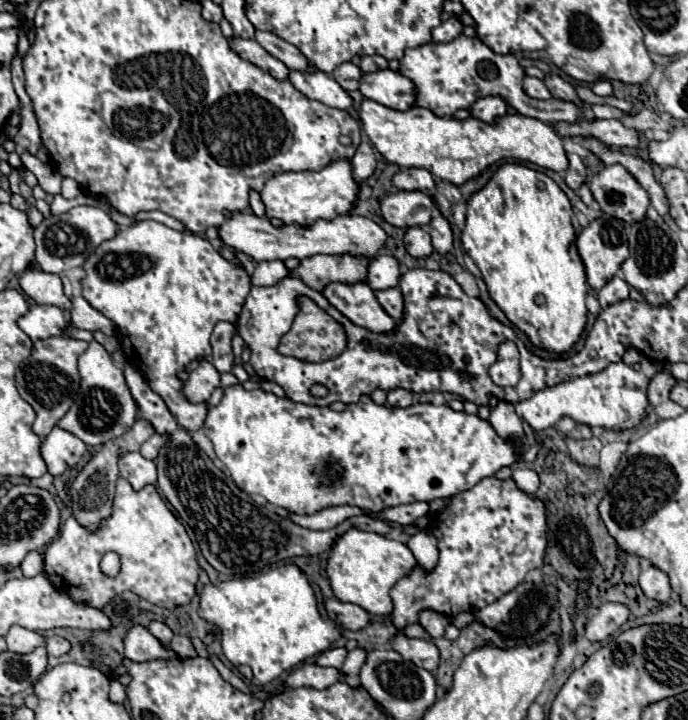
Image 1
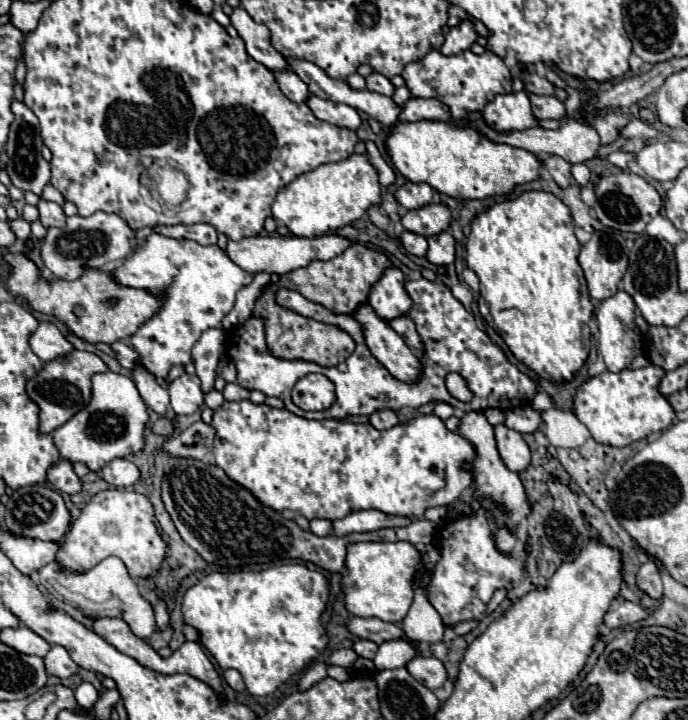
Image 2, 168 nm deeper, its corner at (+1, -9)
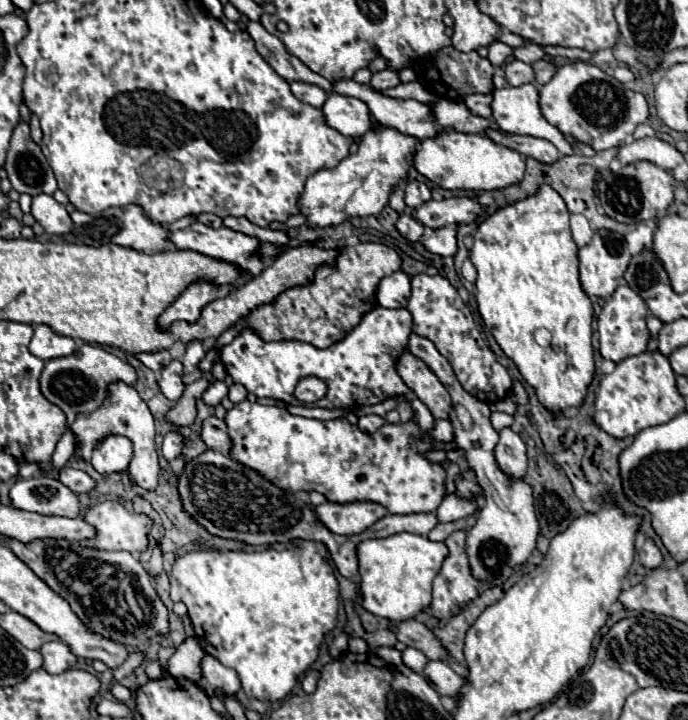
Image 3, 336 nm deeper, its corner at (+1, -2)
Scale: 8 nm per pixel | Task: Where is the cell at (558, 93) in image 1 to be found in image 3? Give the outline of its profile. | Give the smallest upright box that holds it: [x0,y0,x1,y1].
[505,60,535,86]

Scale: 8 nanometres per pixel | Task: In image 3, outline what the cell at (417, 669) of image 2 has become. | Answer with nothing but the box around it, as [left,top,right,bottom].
[423,660,463,698]

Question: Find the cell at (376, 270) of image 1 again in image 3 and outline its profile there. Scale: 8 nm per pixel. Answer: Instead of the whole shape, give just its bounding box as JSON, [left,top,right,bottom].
[377,270,409,308]

